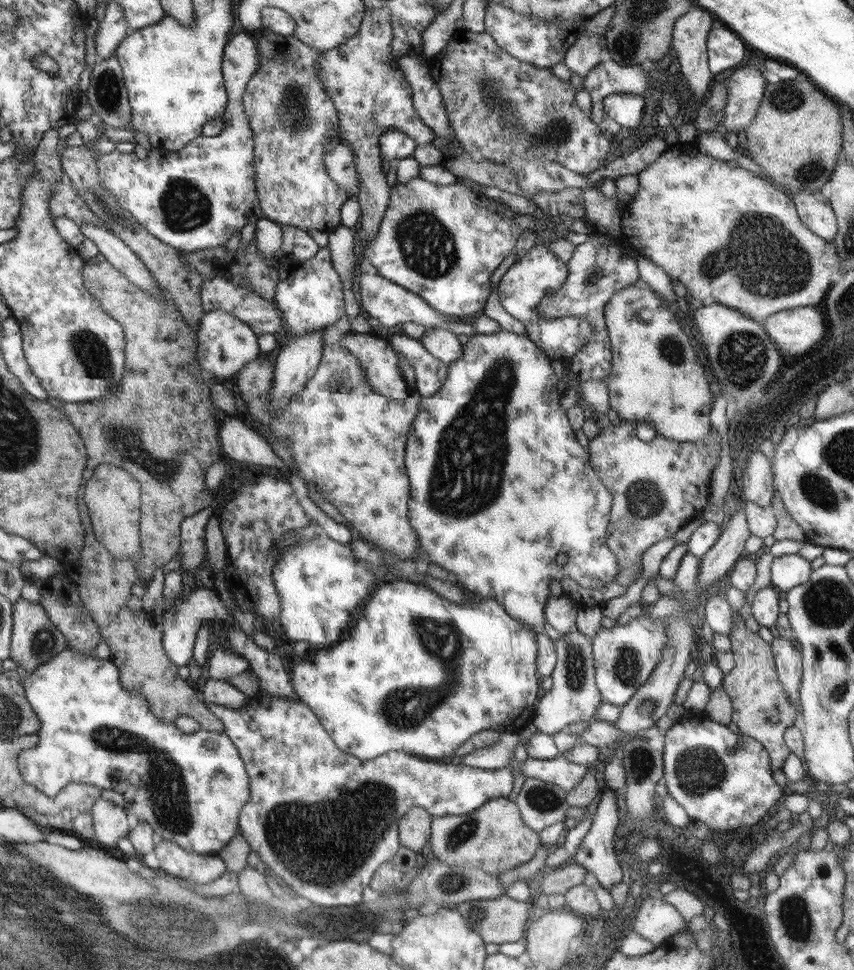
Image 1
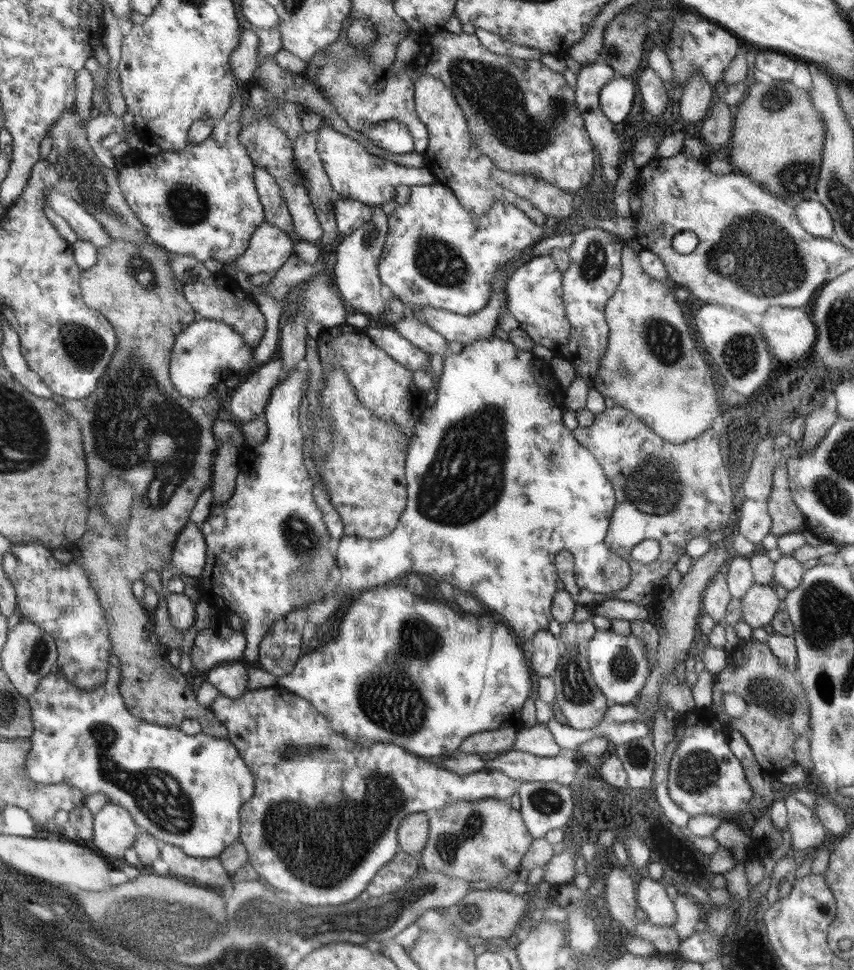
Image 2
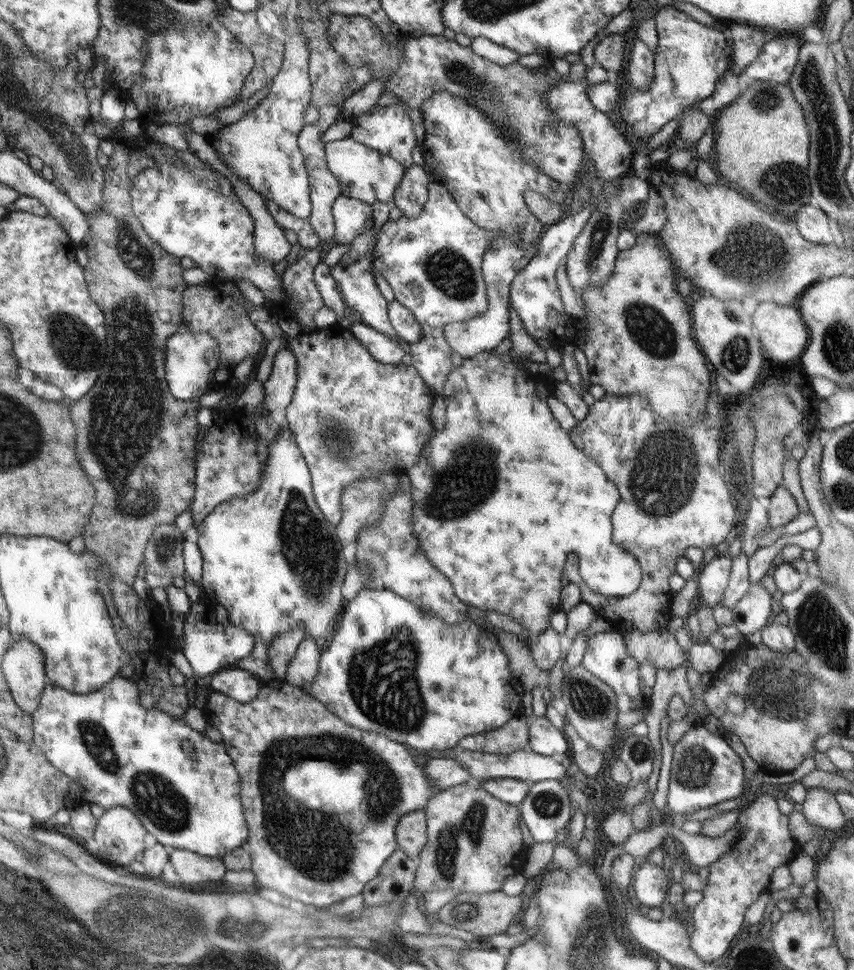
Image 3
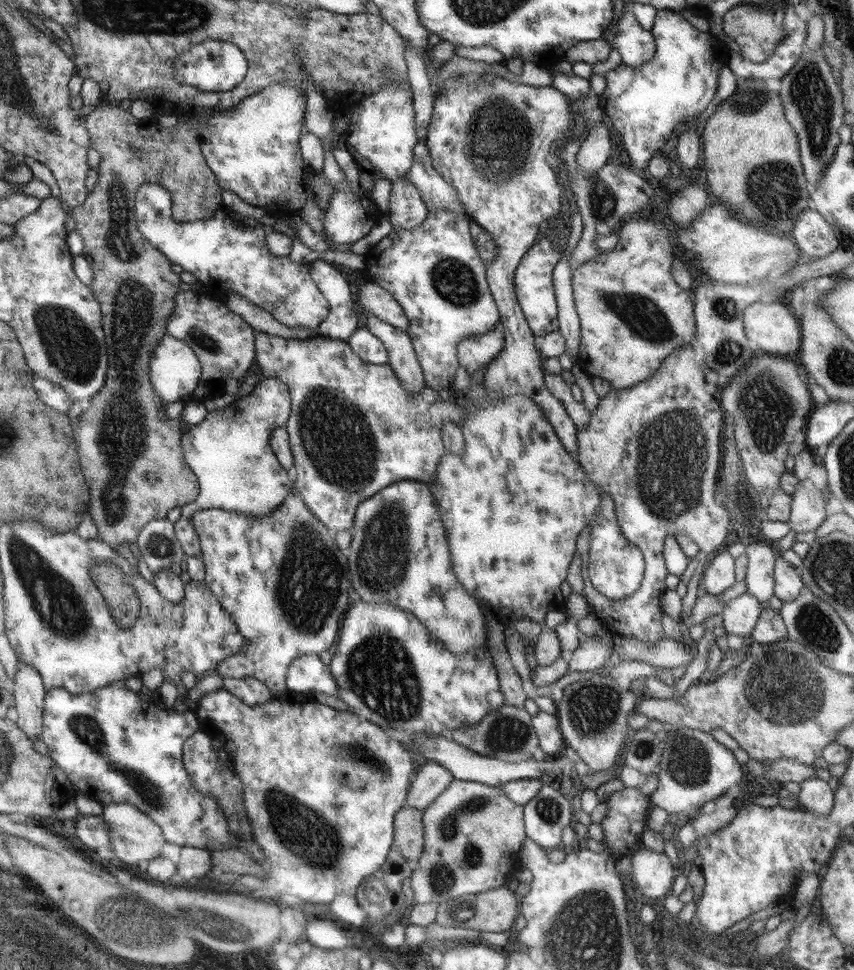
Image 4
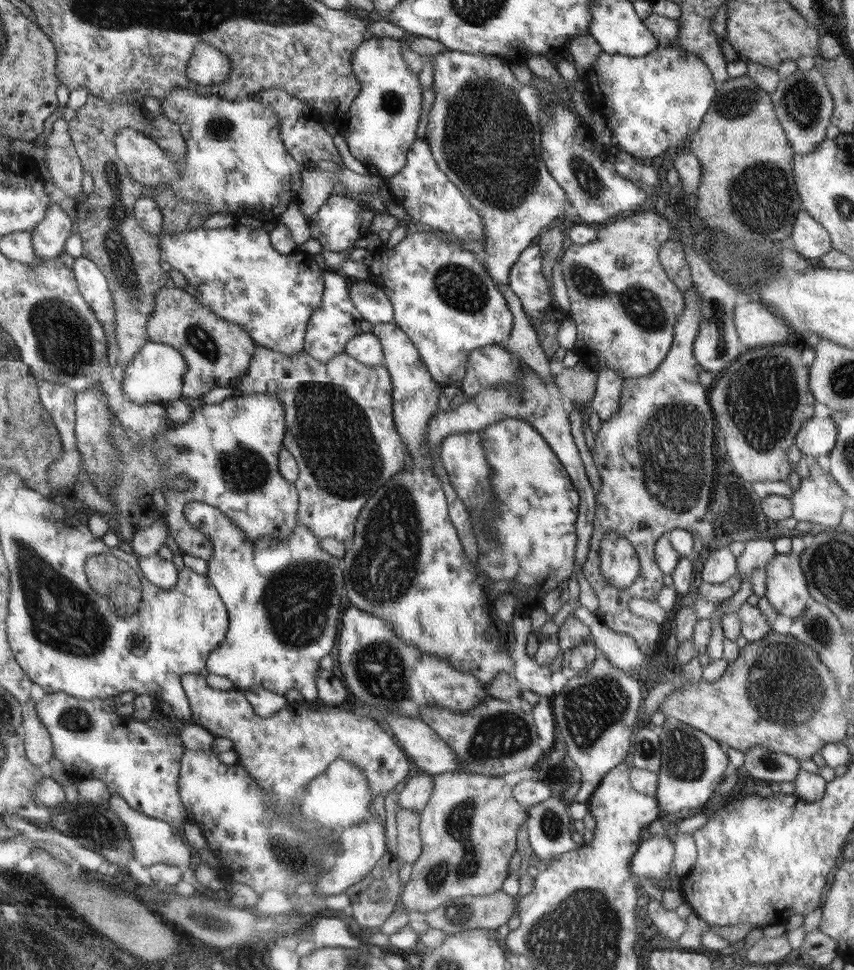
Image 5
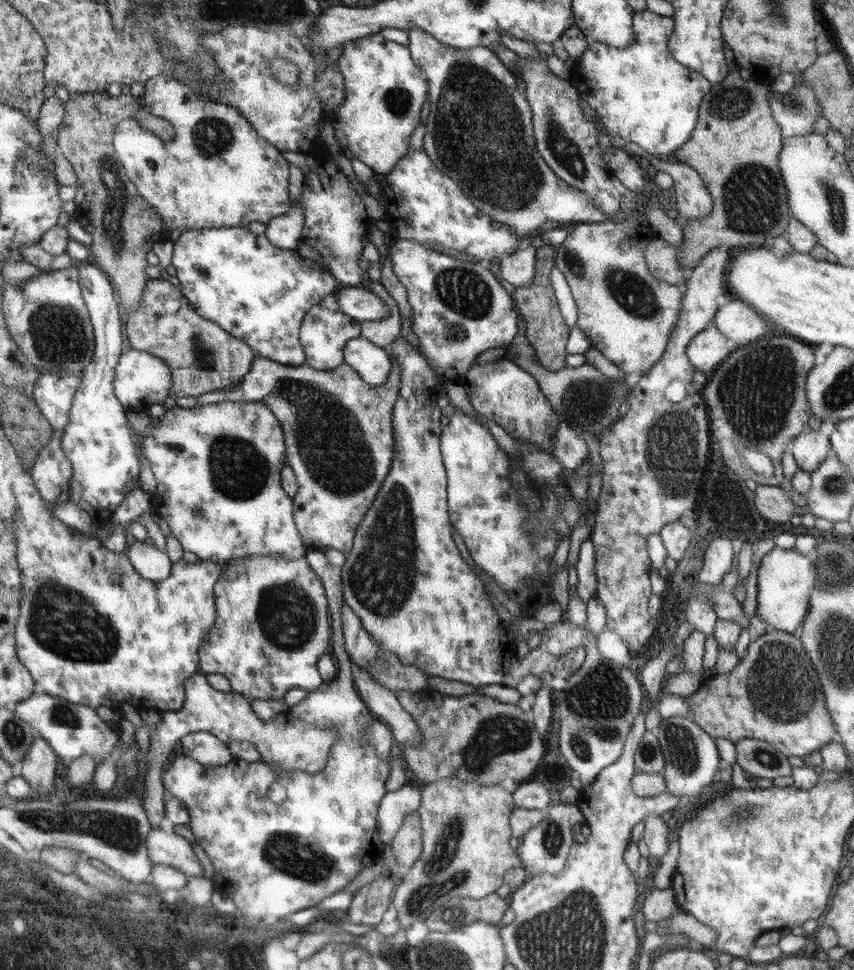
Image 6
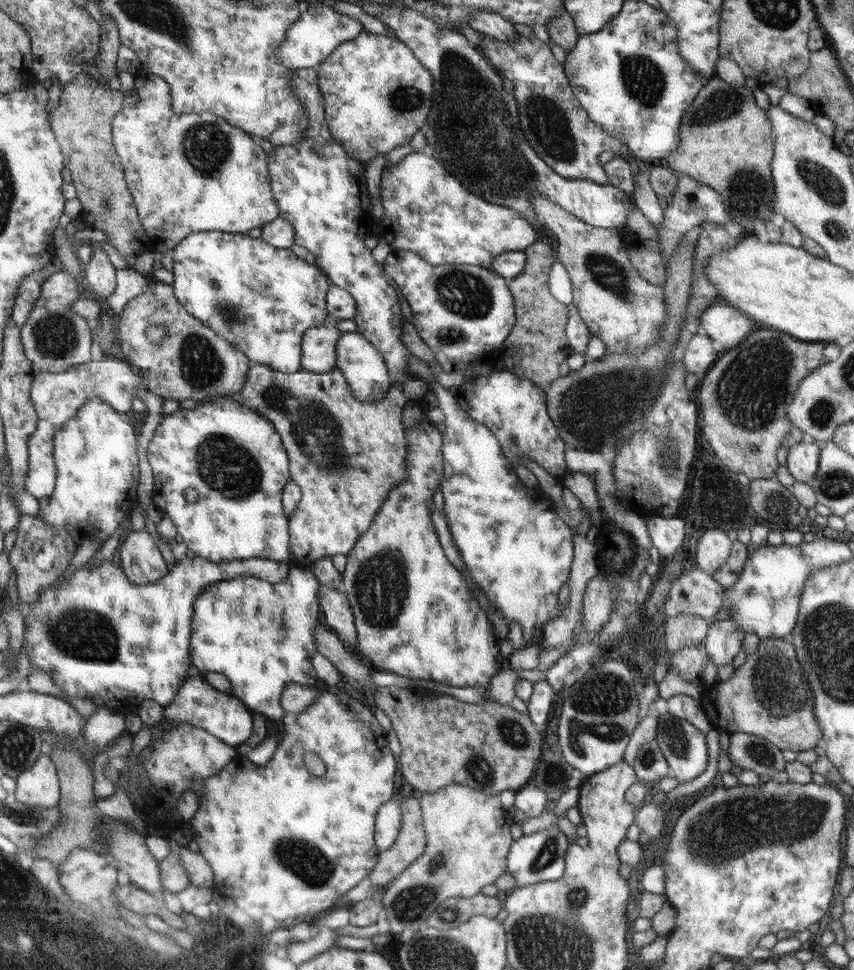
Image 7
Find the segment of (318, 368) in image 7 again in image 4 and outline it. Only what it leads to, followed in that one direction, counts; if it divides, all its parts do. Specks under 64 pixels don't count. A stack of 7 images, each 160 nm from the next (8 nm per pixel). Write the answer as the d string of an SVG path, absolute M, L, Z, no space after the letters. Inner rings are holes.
M323 260L308 264L308 272L330 303L330 313L315 328L314 337L348 342L358 329L358 314L362 314L361 305L354 304L350 282Z

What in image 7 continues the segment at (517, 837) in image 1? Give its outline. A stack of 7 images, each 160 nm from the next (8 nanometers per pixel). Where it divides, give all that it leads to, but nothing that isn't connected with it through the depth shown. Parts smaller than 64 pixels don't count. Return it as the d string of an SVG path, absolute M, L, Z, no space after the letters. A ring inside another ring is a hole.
M449 784L444 786L444 788L437 790L433 793L422 793L420 796L419 802L423 809L423 826L425 827L427 833L427 848L426 852L418 860L414 861L404 872L396 877L395 880L387 887L383 889L383 908L386 909L387 920L389 922L388 930L391 931L393 936L400 935L401 932L404 932L406 928L412 930L417 930L421 926L426 925L428 917L435 912L438 905L442 905L447 898L460 897L460 898L470 898L475 897L477 894L480 894L480 888L486 886L486 884L495 884L494 880L498 876L502 876L506 872L506 856L510 852L510 844L512 842L512 836L510 835L510 826L512 825L512 818L508 818L508 813L504 812L500 808L500 795L499 794L484 794L483 791L474 790L469 786L462 786L460 784Z

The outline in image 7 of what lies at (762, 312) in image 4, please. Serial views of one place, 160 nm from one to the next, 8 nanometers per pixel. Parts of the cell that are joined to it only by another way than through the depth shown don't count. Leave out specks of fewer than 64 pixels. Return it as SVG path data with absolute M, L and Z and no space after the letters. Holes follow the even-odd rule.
M721 301L714 302L704 310L699 321L708 337L724 352L736 346L754 330L754 324L746 313Z

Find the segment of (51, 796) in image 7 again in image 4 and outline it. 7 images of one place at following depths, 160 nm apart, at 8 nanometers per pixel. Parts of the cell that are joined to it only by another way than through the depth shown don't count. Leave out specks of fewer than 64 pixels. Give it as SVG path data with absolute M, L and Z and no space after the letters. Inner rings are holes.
M20 662L9 689L18 712L16 725L26 731L32 742L36 742L43 734L43 710L46 708L47 688L43 678L31 664Z

